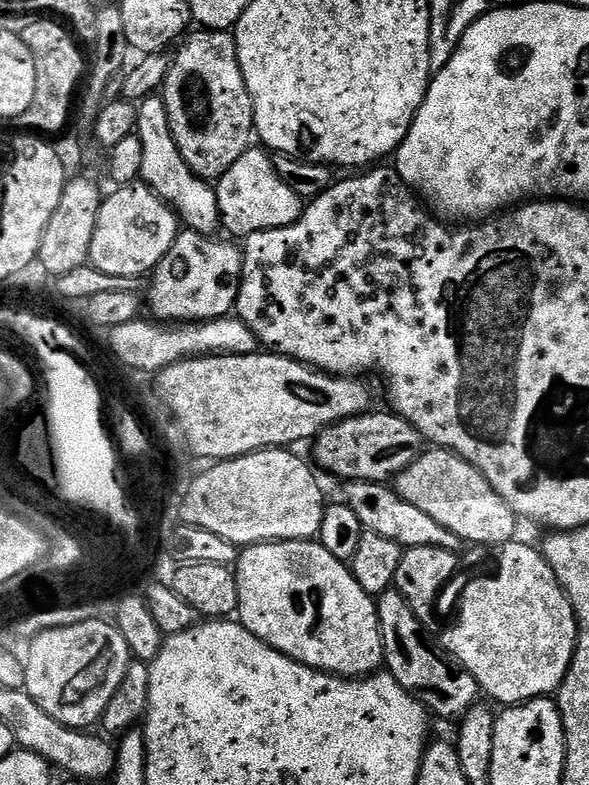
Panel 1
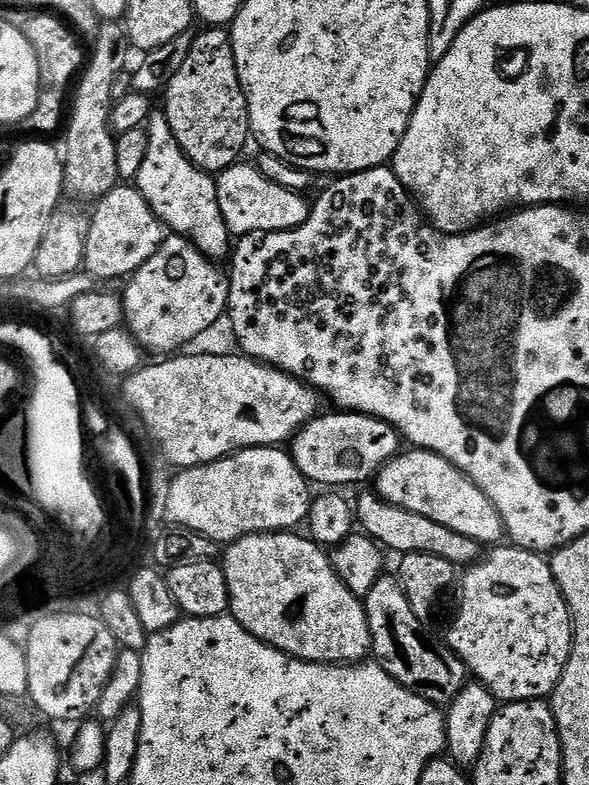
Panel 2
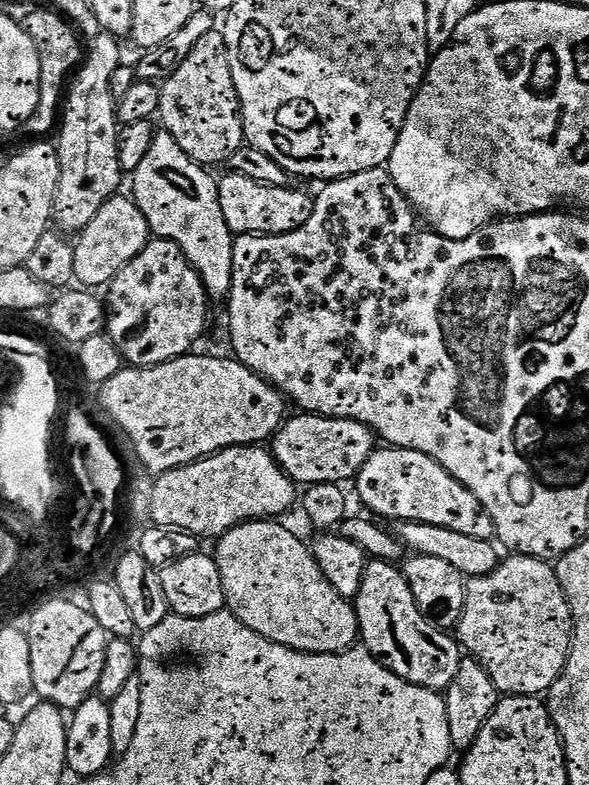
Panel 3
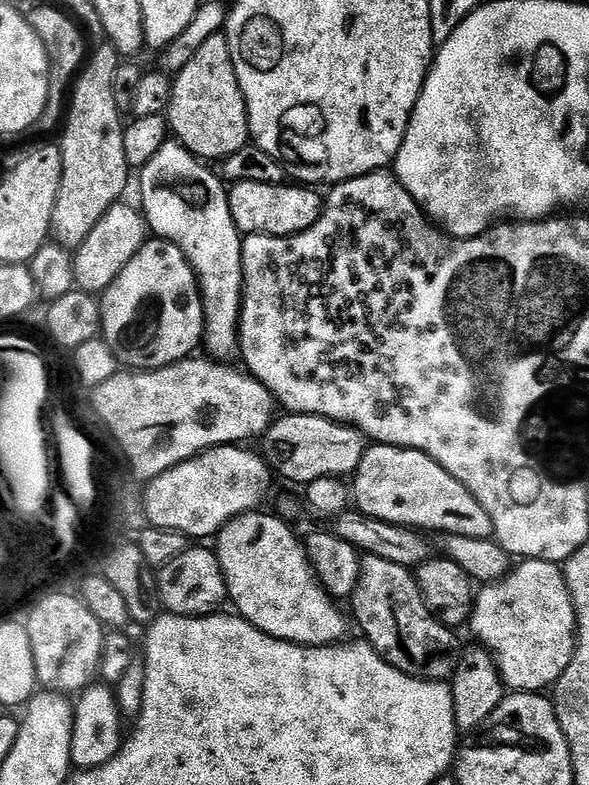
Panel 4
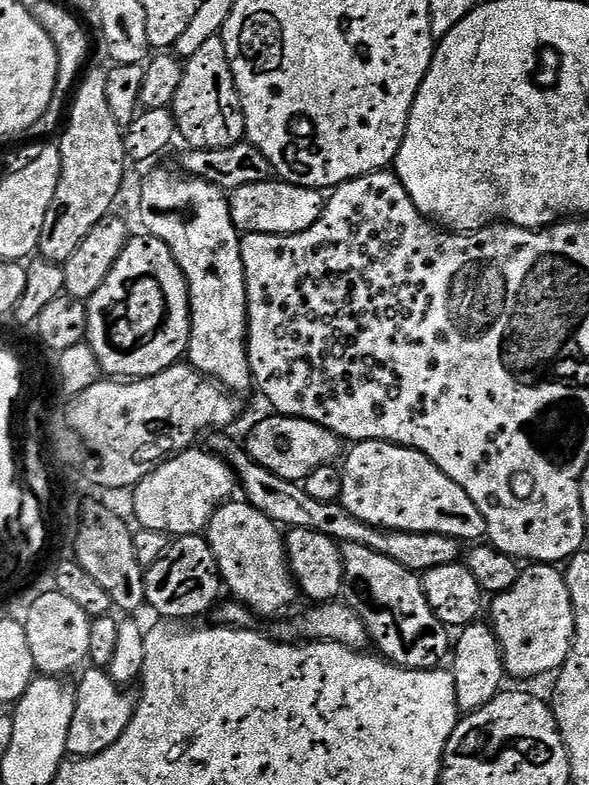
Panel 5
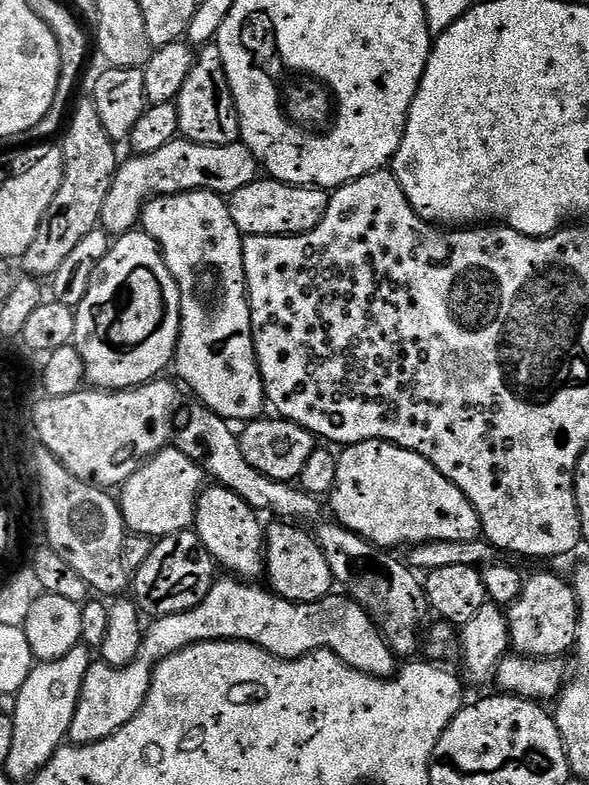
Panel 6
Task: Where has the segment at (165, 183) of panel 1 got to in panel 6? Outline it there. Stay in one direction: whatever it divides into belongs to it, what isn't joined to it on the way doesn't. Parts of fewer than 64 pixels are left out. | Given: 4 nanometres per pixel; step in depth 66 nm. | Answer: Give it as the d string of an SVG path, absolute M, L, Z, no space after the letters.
M175 192L172 196L157 196L154 200L149 200L144 205L144 214L142 217L142 228L160 243L164 250L166 266L170 274L174 274L174 282L178 282L180 291L180 305L182 314L180 315L180 337L176 347L176 359L174 361L174 372L181 376L186 383L192 387L192 392L197 401L203 404L214 414L218 414L223 420L229 422L247 422L250 420L261 419L265 415L266 397L264 395L264 380L260 376L260 364L256 361L256 343L252 337L252 311L248 305L248 283L244 273L244 242L238 226L234 226L234 218L230 218L228 209L228 200L225 197L218 196L214 192Z

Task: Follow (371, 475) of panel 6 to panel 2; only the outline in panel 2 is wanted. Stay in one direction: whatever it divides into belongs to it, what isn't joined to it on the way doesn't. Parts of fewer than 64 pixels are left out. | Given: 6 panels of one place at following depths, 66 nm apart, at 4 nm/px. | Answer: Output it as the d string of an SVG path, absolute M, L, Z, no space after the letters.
M401 451L376 473L374 490L386 502L422 514L422 518L431 518L438 526L446 526L458 534L466 534L466 538L474 538L482 546L496 546L505 539L504 523L494 502L460 468L433 452Z

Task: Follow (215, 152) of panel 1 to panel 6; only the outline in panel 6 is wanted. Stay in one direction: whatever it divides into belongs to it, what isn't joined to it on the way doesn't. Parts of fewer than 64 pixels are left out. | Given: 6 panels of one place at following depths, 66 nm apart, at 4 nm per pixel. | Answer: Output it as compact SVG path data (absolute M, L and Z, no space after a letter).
M214 42L203 45L196 52L196 64L190 70L190 78L186 78L186 86L182 86L174 103L180 122L179 135L183 139L210 146L226 146L240 140L240 115L236 113L220 48Z

